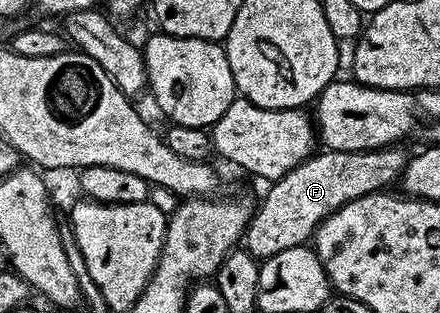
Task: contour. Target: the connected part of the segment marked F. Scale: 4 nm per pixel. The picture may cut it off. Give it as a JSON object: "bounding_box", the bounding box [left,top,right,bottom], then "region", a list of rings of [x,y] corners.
{"bounding_box":[246,147,408,259],"region":[[[402,147],[369,149],[366,153],[345,153],[335,149],[315,152],[304,163],[288,171],[267,188],[270,190],[251,212],[250,222],[246,224],[246,252],[256,259],[265,259],[280,255],[280,251],[288,251],[288,247],[307,244],[313,238],[319,223],[341,205],[391,186],[388,184],[399,178],[406,168],[407,160],[408,153]]]}

